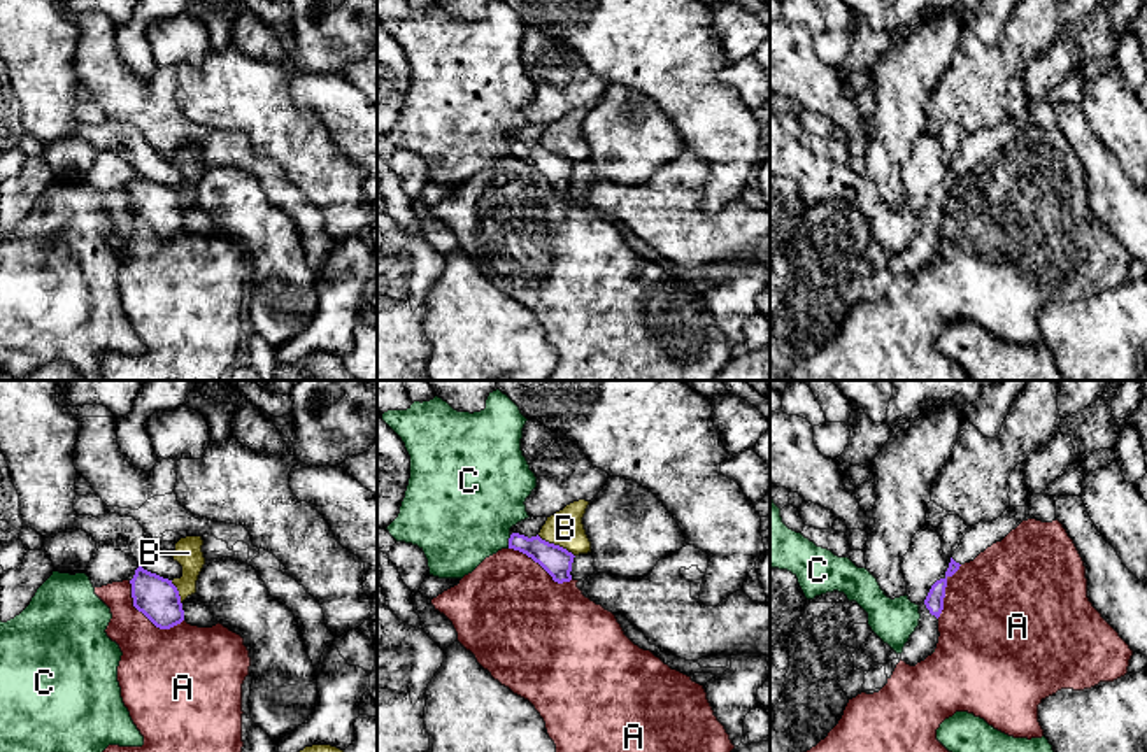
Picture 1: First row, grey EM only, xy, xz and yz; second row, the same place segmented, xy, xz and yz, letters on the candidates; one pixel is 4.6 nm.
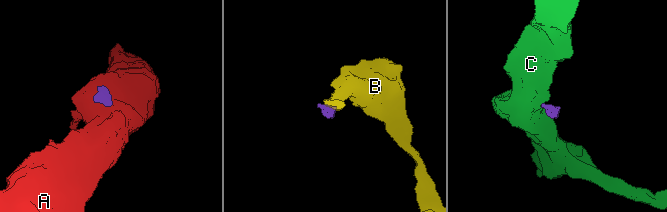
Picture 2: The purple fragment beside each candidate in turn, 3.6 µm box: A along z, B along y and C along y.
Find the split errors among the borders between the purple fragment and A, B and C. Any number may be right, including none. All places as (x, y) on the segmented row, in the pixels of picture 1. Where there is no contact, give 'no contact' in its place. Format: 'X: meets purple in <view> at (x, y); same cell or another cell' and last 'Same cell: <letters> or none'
A: meets purple in xy at (146, 616); another cell
B: meets purple in xz at (556, 546); another cell
C: meets purple in xz at (509, 542); another cell
Same cell: none

